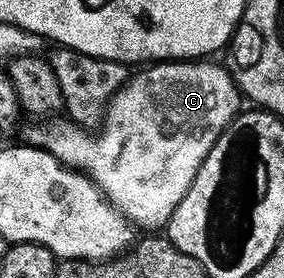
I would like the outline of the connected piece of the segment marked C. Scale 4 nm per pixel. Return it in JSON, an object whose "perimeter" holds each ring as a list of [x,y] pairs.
{"perimeter":[[[188,59],[186,61],[164,61],[143,67],[113,95],[103,116],[103,124],[96,133],[59,115],[54,119],[43,119],[31,123],[27,129],[26,144],[36,145],[58,159],[69,169],[78,169],[90,177],[103,196],[131,222],[143,231],[155,231],[166,226],[177,203],[189,191],[201,163],[209,155],[213,143],[227,129],[227,125],[240,112],[241,94],[234,77],[226,68],[214,65],[211,59]]]}

